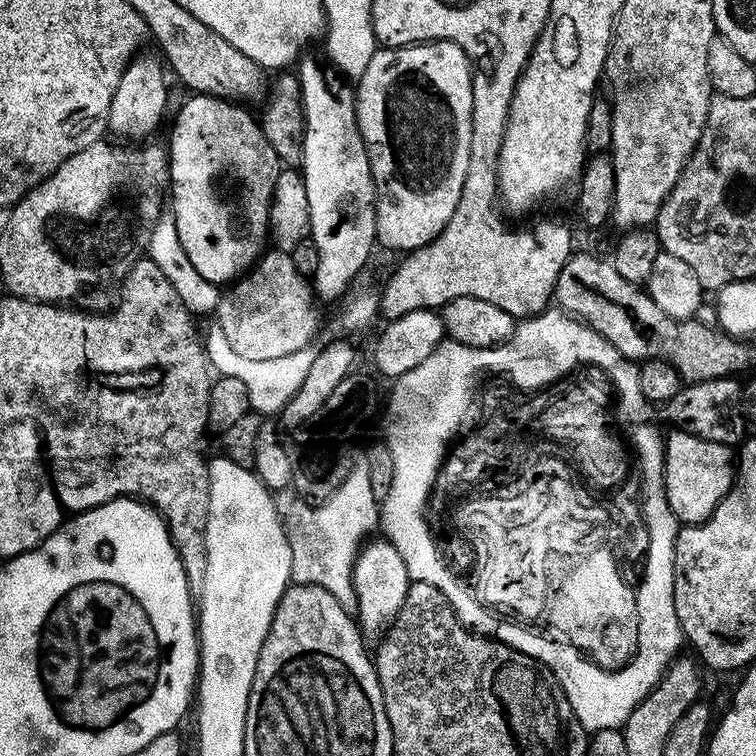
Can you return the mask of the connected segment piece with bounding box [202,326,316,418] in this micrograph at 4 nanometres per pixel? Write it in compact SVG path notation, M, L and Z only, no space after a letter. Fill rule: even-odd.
M212 326L202 340L204 351L208 353L208 363L213 373L239 378L246 386L246 394L250 394L250 409L259 412L265 418L283 413L284 407L298 394L302 382L306 382L306 374L310 374L310 362L314 362L316 352L303 348L294 354L285 354L283 358L270 358L266 362L253 362L250 358L242 358L230 346L226 334L218 326Z

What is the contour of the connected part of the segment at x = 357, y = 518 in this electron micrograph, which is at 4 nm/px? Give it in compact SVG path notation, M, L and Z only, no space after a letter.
M361 458L356 461L350 474L346 474L346 482L342 482L342 486L334 490L334 494L319 502L304 503L308 504L296 504L286 512L286 552L290 557L291 579L298 584L322 586L330 590L334 598L338 598L340 605L351 609L356 602L356 591L352 585L352 566L365 543L364 536L370 535L375 528L377 531L380 524L381 505L374 498L374 489L370 486L370 466L367 459Z

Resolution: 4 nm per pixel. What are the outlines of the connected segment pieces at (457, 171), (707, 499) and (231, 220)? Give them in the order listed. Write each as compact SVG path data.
M433 40L423 44L406 44L403 48L377 47L374 58L366 66L366 70L358 78L360 85L354 88L356 105L356 128L364 143L364 149L370 162L372 177L376 183L376 244L389 248L392 252L407 254L415 248L426 246L450 222L450 214L454 214L454 206L458 206L458 198L462 198L462 182L466 182L466 166L470 166L470 130L472 129L472 73L474 69L467 54L451 44L449 40Z
M690 430L667 433L664 446L664 493L681 525L700 524L714 514L718 502L736 483L738 456L729 445L710 442Z
M192 94L187 98L172 124L172 141L166 144L170 210L178 226L182 250L186 250L186 258L190 258L194 270L212 284L224 286L249 271L265 247L274 172L264 165L264 134L257 117L255 120L244 109L247 107L218 96Z

